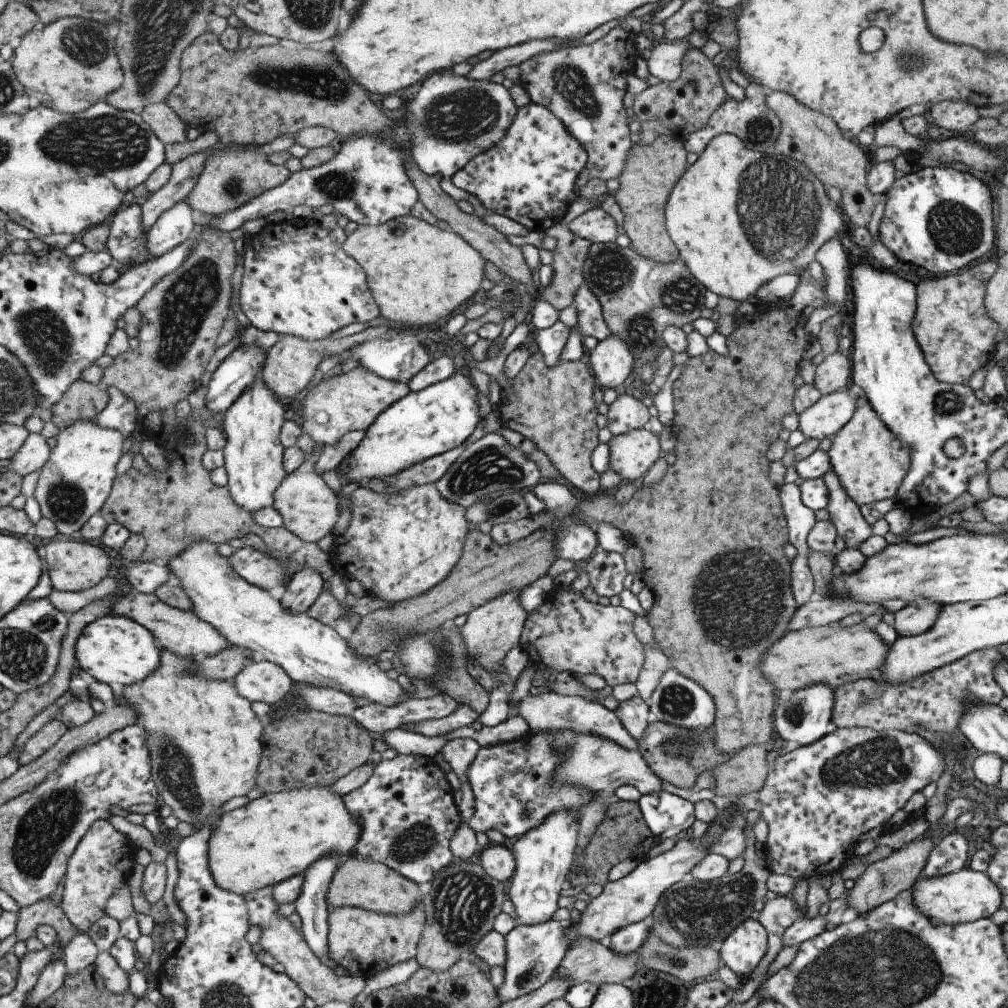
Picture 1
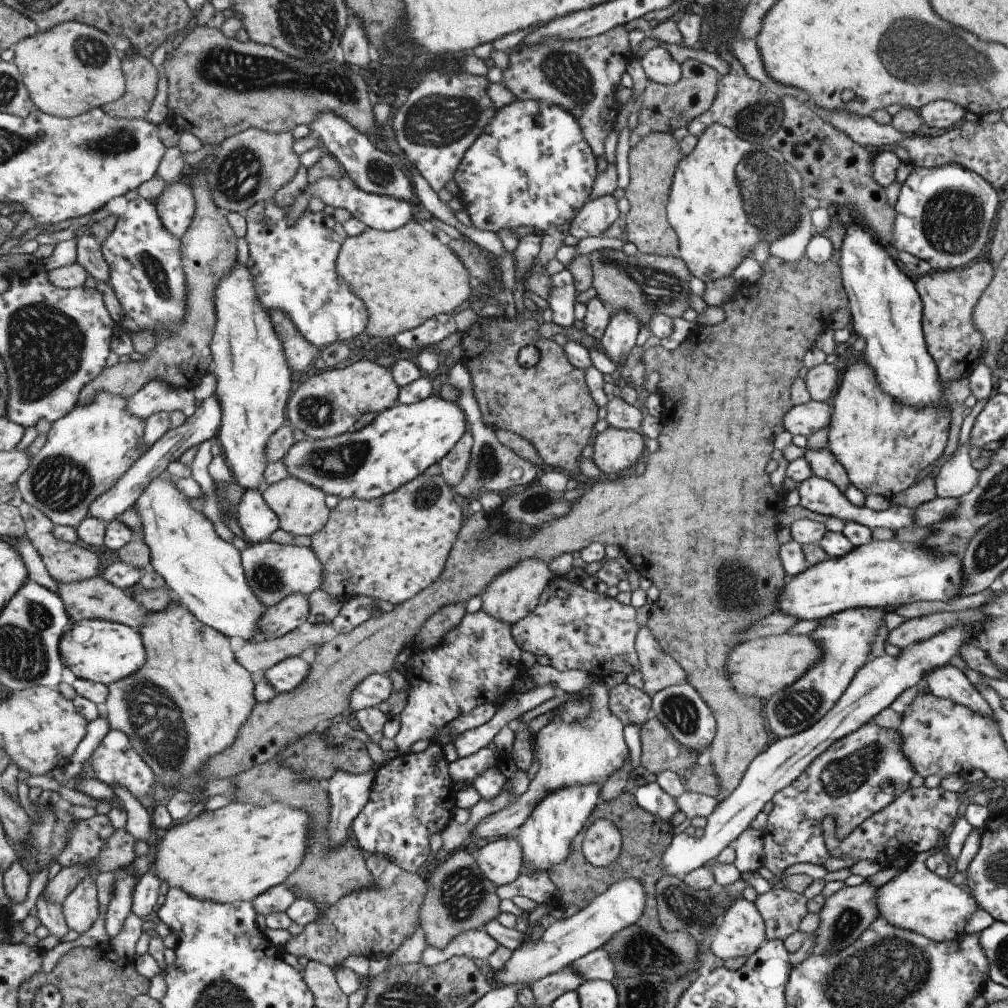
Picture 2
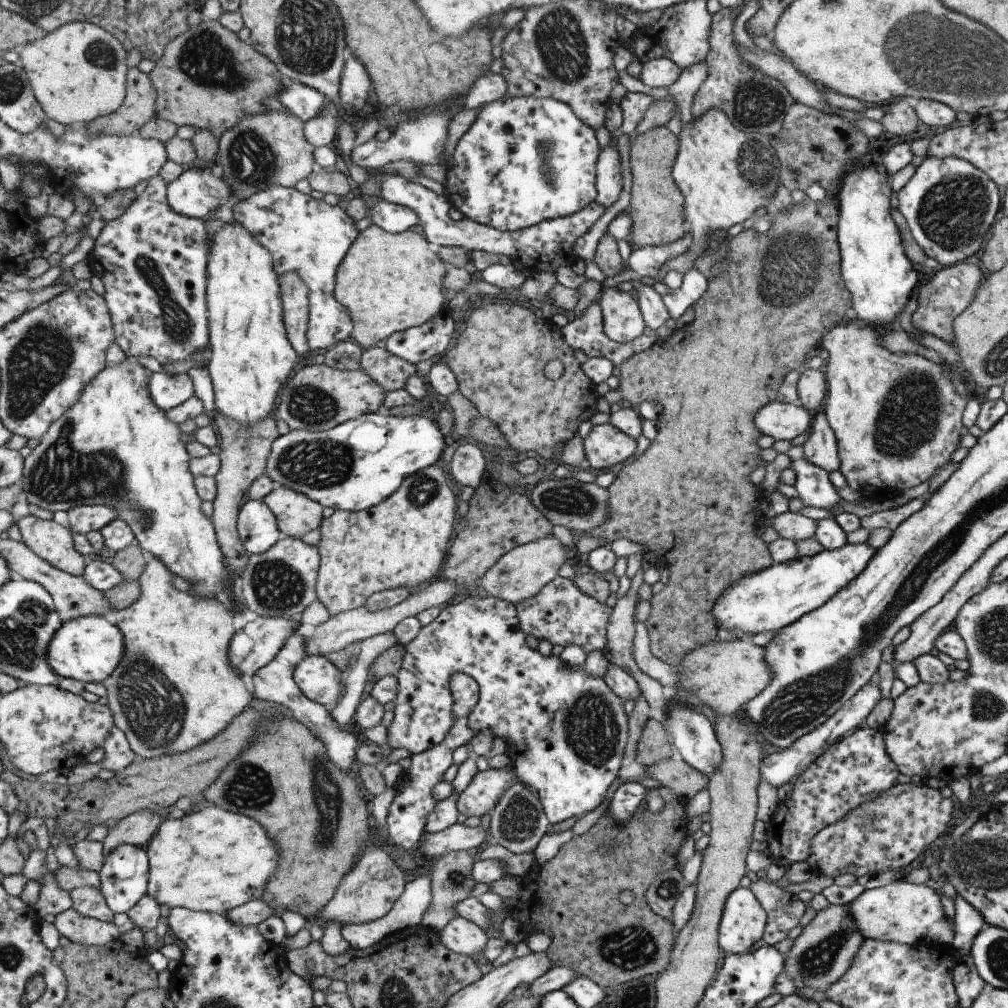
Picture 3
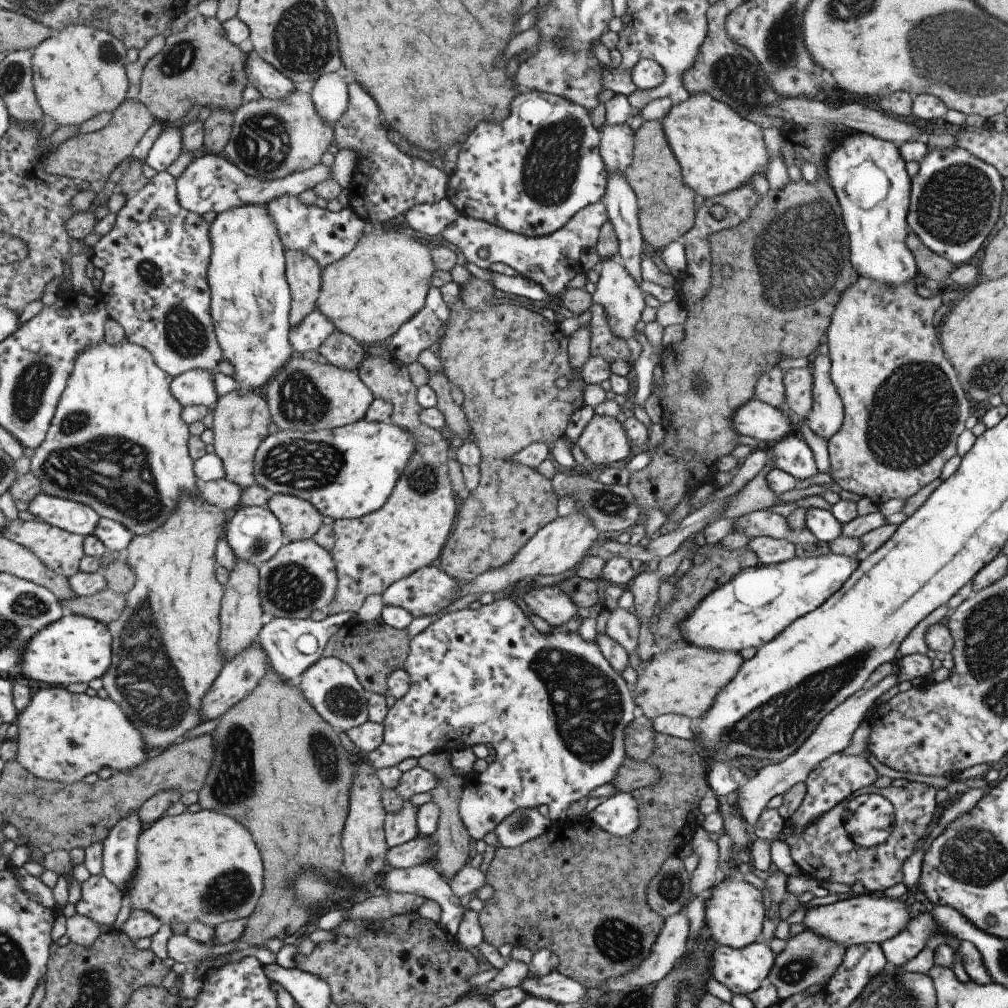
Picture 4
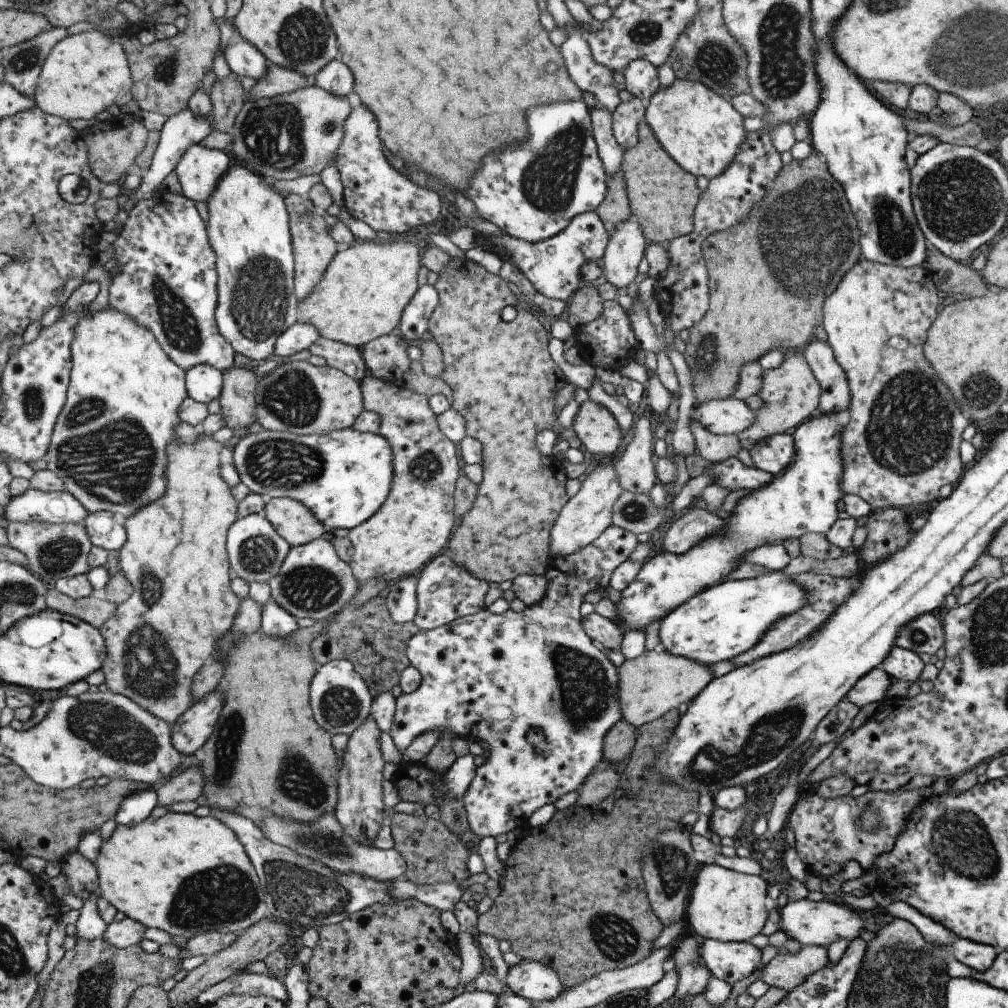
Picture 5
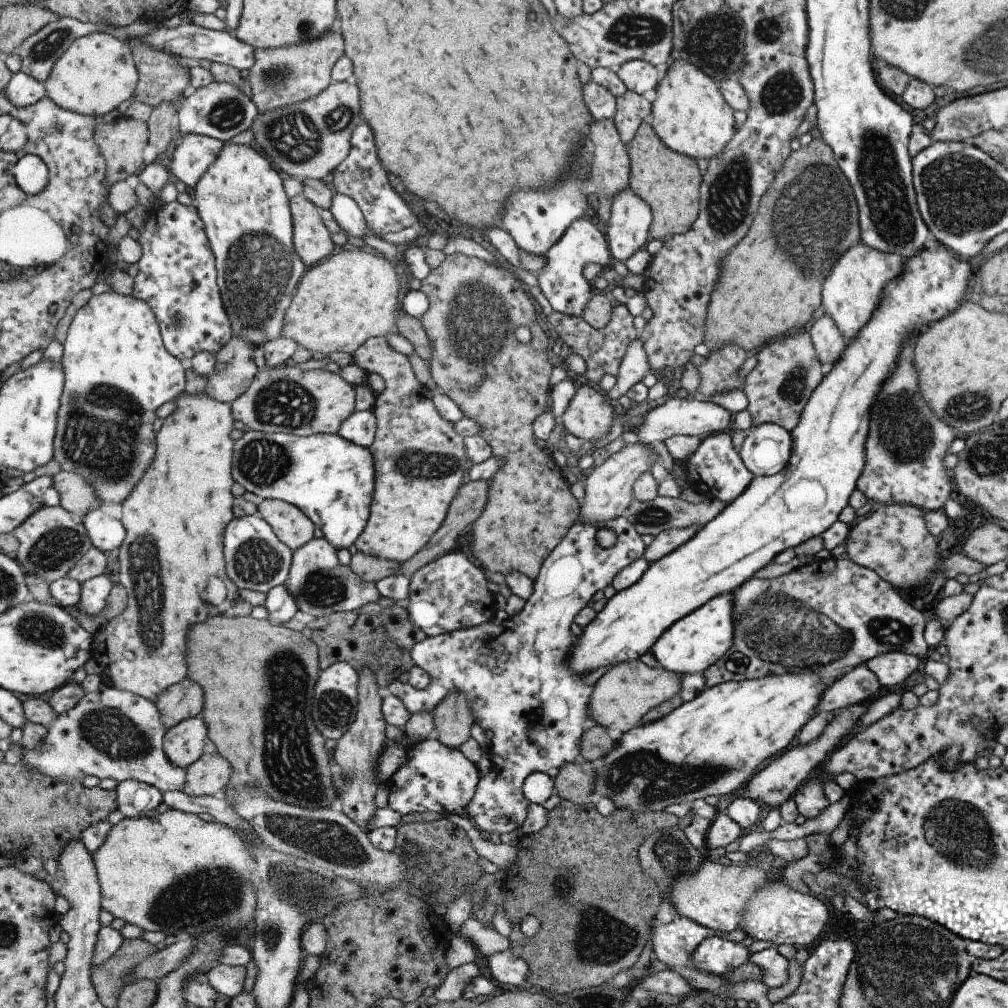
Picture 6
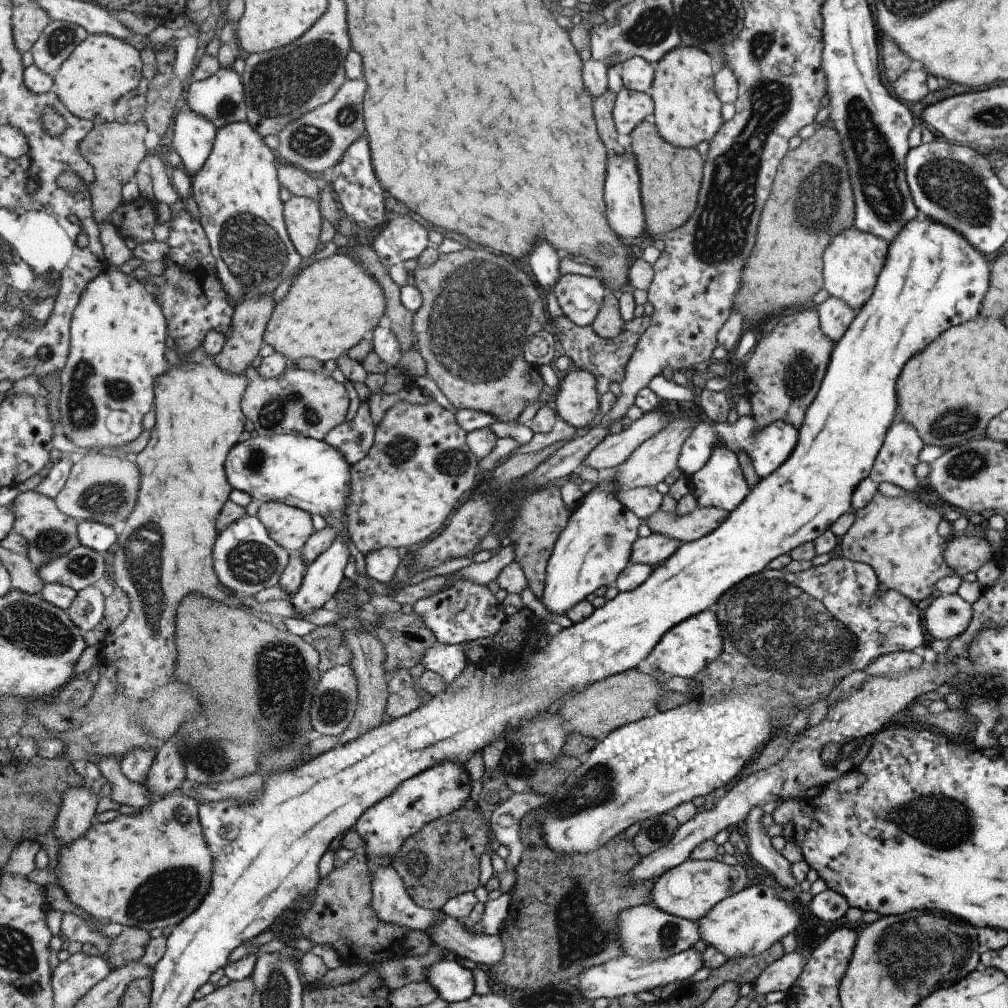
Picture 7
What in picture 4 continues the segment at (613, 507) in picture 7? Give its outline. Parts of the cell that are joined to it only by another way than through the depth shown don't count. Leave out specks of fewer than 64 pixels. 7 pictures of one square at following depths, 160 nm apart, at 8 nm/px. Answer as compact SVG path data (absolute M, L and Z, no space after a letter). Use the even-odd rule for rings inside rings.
M509 596L496 597L491 604L481 605L477 610L465 608L457 612L443 615L418 635L412 638L410 643L411 653L404 670L412 680L409 693L397 699L390 708L388 718L385 720L385 740L381 747L374 752L367 754L368 760L375 768L391 768L399 766L407 758L421 759L425 754L431 752L450 752L455 749L473 747L477 744L491 744L495 750L495 760L481 772L466 779L461 796L460 816L471 837L476 841L485 838L489 832L497 830L497 826L505 821L507 816L511 816L517 810L541 810L541 806L547 806L547 818L551 823L566 821L566 810L574 802L586 797L589 791L607 784L615 778L617 768L625 760L625 750L623 749L623 730L629 722L633 721L637 707L631 702L629 688L623 681L620 674L617 674L601 656L601 652L595 642L585 642L579 638L576 632L568 632L565 627L551 628L547 634L541 634L539 630L533 628L533 624L517 608L517 604Z

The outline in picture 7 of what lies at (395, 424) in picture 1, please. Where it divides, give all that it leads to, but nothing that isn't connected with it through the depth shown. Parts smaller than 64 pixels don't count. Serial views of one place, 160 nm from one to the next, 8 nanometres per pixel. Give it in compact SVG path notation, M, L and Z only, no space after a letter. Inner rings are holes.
M297 433L257 434L235 445L225 466L234 489L247 492L262 503L285 503L321 517L331 514L348 530L344 520L348 520L346 500L351 490L353 465L327 441ZM338 534L338 539L335 540L334 545L327 552L324 552L315 562L309 564L303 584L291 600L299 617L313 614L317 608L323 608L325 602L329 602L331 598L335 598L335 594L340 592L340 587L346 579L345 568L347 568L347 564L350 561L353 561L351 550L349 550L345 538L341 538Z

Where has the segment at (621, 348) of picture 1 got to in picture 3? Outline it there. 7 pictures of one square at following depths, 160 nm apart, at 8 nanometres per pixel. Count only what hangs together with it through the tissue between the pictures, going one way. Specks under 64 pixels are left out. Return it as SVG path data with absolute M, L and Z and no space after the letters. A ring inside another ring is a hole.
M615 286L601 288L597 305L602 315L602 332L611 341L632 341L642 335L645 324L639 314L636 299Z

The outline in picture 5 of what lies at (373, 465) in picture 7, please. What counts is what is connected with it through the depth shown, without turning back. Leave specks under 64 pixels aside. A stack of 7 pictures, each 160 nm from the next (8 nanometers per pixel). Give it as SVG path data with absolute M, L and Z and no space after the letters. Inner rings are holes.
M398 331L375 338L362 349L321 337L311 346L310 352L323 357L328 366L344 371L351 378L361 382L365 409L381 414L383 422L378 434L389 440L395 452L395 480L387 502L367 522L343 533L355 548L355 556L351 562L355 578L362 583L382 578L391 586L402 578L419 574L437 556L446 552L455 526L456 485L462 476L457 446L439 430L436 412L433 412L429 404L429 397L404 386L405 372L411 368L413 361L409 356L409 344Z

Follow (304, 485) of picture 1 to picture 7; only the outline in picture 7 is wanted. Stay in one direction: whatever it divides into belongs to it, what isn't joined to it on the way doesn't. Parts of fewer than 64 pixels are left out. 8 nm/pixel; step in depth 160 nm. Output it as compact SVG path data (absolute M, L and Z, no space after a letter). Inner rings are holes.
M262 503L257 516L268 527L277 544L287 550L301 550L315 532L309 511L285 503Z

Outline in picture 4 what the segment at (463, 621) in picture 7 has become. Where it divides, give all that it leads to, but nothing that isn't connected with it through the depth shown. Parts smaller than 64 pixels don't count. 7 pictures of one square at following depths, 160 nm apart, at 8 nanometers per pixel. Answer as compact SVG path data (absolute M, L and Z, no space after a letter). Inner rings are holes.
M438 564L419 570L411 576L395 582L387 592L382 595L383 606L399 606L409 610L414 618L421 616L435 616L445 612L461 594L462 581L453 579L439 568Z

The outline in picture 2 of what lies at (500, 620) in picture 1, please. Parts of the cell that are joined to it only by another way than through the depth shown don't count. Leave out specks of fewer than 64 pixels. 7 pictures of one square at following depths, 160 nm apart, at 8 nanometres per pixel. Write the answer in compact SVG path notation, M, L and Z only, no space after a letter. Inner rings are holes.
M521 560L521 562L517 562L517 566L505 570L505 574L501 574L499 578L495 578L494 582L491 582L491 585L482 595L482 609L487 614L495 616L497 620L503 620L503 622L515 626L521 618L527 617L536 609L541 592L549 584L549 580L552 580L551 572L543 562Z

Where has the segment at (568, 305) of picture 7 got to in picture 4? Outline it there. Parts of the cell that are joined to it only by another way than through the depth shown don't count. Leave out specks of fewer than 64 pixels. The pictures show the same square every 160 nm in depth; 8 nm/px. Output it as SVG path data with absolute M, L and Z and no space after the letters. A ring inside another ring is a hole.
M601 201L585 206L560 230L539 237L525 237L466 215L460 215L455 223L443 230L443 238L459 248L466 260L483 269L491 264L504 263L512 267L522 278L540 284L550 298L559 296L572 278L582 272L579 262L581 252L595 247L601 226L607 222L605 206Z

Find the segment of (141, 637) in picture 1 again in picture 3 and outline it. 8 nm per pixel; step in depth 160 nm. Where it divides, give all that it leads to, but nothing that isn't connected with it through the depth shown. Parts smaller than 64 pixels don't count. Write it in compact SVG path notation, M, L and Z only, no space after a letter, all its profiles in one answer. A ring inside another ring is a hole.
M90 615L69 620L65 622L64 626L61 626L61 630L53 638L53 642L49 644L49 664L59 677L76 679L83 684L104 683L119 668L121 660L125 658L125 652L127 652L127 644L125 644L123 630L116 626L110 618Z

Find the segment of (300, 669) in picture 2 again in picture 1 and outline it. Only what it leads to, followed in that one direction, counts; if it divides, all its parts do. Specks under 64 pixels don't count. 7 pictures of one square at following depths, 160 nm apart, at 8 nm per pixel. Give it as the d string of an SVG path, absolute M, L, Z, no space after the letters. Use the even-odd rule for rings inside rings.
M255 661L248 664L234 679L238 691L252 703L261 701L273 708L289 696L295 681L279 664Z

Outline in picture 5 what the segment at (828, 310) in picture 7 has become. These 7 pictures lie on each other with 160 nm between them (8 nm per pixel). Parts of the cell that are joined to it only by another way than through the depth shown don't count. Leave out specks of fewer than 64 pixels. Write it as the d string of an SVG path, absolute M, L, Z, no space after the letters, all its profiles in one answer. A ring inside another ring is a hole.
M811 338L807 346L801 350L811 374L820 388L817 414L831 414L847 408L849 394L847 382L841 366L835 362L833 352L827 342Z

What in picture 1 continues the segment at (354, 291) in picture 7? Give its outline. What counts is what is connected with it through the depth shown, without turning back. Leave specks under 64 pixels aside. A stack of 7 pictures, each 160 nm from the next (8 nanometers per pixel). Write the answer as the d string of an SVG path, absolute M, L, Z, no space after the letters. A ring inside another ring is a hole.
M415 216L399 217L382 225L360 225L344 242L349 256L357 259L368 275L368 285L372 289L380 314L386 320L402 324L403 329L416 329L425 324L434 324L441 318L451 316L461 304L469 302L481 288L486 278L486 260L470 242L455 231L441 230Z

